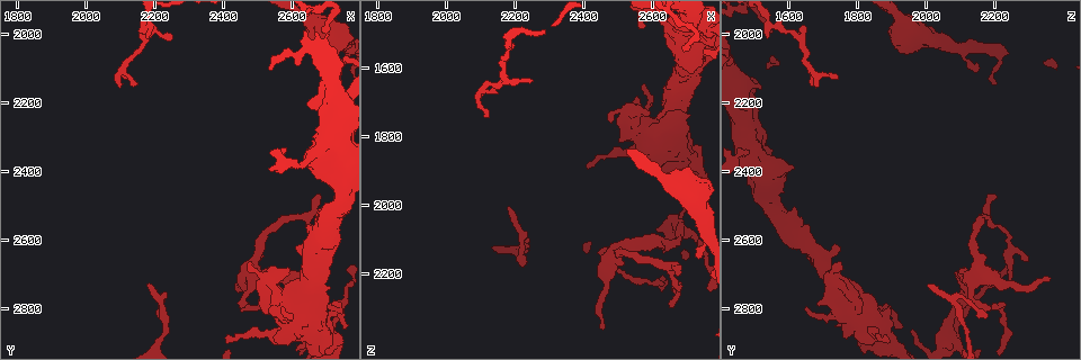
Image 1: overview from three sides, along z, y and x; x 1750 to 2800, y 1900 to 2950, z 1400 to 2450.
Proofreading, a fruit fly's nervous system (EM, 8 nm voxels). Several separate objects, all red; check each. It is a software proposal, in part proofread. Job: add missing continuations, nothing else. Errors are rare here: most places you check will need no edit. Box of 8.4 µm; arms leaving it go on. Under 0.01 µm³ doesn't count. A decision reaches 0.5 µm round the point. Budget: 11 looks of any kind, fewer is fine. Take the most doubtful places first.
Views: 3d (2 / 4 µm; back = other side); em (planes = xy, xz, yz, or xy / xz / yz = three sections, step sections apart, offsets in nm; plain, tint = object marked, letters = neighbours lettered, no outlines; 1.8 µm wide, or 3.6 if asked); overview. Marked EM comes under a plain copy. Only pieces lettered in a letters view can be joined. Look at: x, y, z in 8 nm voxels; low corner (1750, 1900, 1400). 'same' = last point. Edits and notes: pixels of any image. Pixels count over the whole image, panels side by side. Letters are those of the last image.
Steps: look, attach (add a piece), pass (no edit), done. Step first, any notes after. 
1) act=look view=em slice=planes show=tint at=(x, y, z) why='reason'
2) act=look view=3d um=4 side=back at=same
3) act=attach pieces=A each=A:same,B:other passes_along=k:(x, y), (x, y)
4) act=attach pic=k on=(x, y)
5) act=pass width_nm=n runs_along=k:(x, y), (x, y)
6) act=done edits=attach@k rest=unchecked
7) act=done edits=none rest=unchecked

act=look view=em slice=xy step=16 show=tint at=(2220, 2800, 2090) why='thin neck'

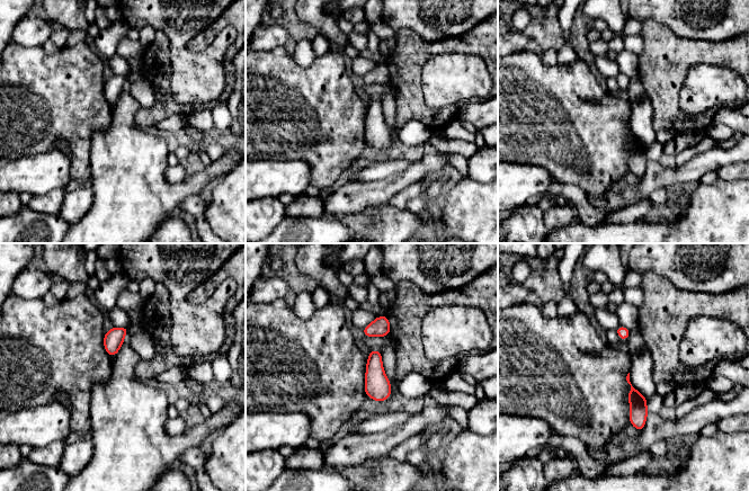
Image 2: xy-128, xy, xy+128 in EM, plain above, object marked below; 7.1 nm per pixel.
act=look view=em slice=planes show=letters at=same

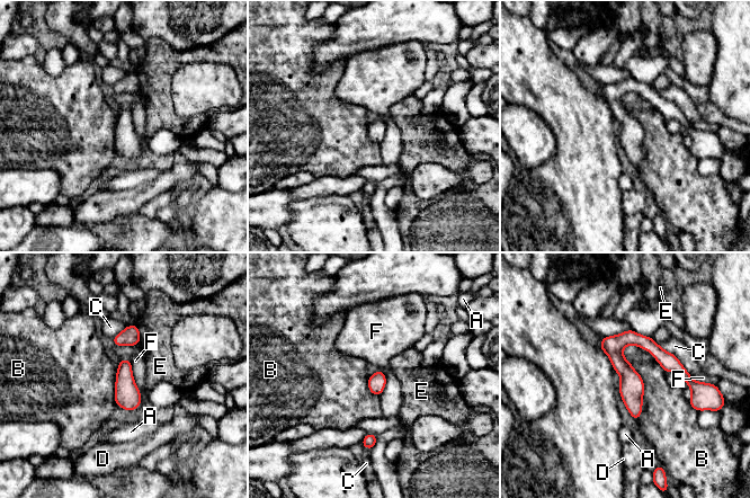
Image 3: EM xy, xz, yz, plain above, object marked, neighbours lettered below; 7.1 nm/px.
act=pass width_nm=130 each=A:other,B:other,C:other,D:other,E:other,F:other border=3:(628, 361), (643, 383), (636, 420) found='no lettered piece goes on from it'

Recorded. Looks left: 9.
act=look view=em slice=planes show=letters at=(2720, 2800, 1880) why='abrupt turn'

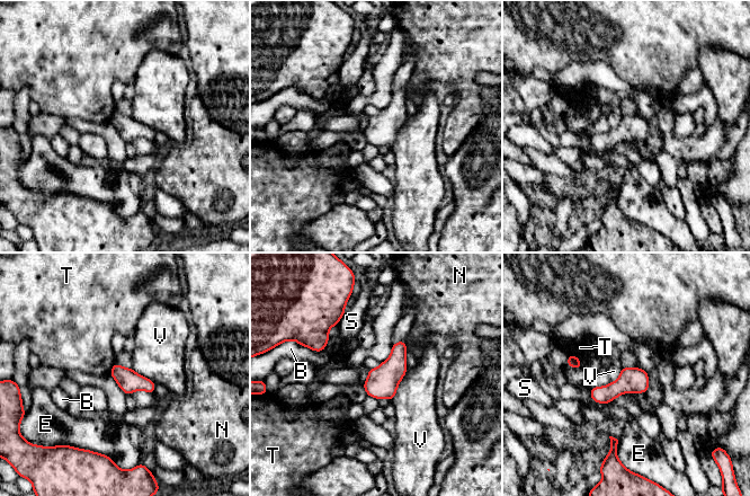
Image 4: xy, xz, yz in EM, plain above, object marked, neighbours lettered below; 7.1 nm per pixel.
act=pass width_nm=160 longest_contact=V:260nm each=B:other,E:other,N:other,S:other,T:other,V:other found='none of them fits'

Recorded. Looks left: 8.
act=look view=em slice=xz step=4 show=tint at=(2475, 2685, 2160) why='calibre changes'

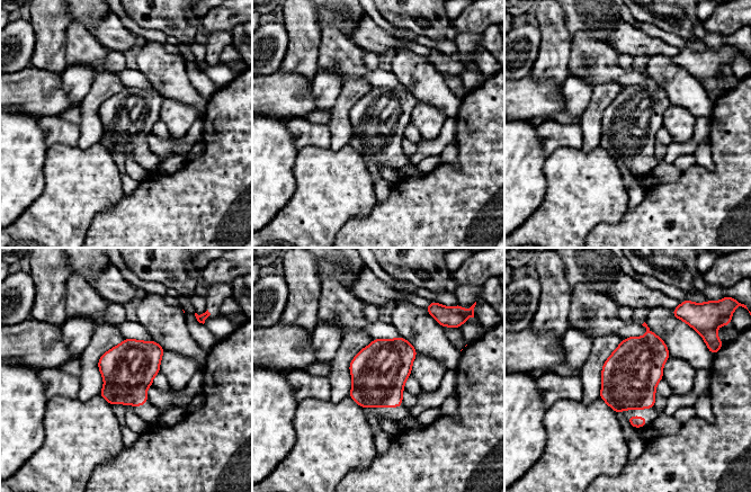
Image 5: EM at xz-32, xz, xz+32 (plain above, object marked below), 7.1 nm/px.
act=look view=em slice=planes show=tint at=same

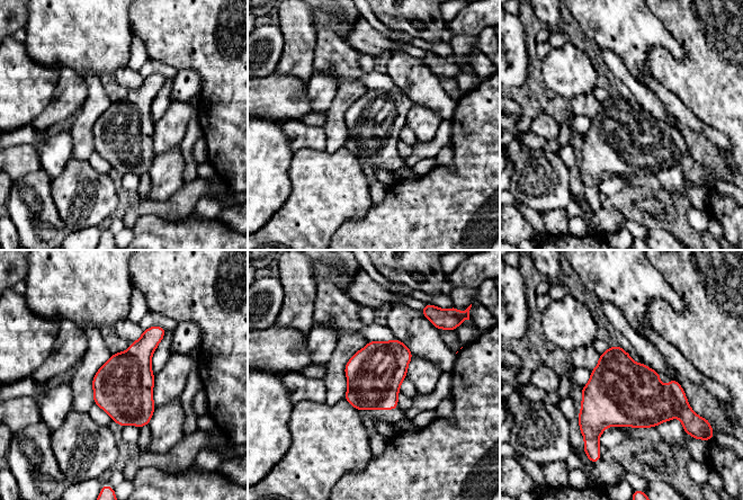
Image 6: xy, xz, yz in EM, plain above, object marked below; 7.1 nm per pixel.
act=look view=em slice=planes show=letters at=same why='see the neighbours'

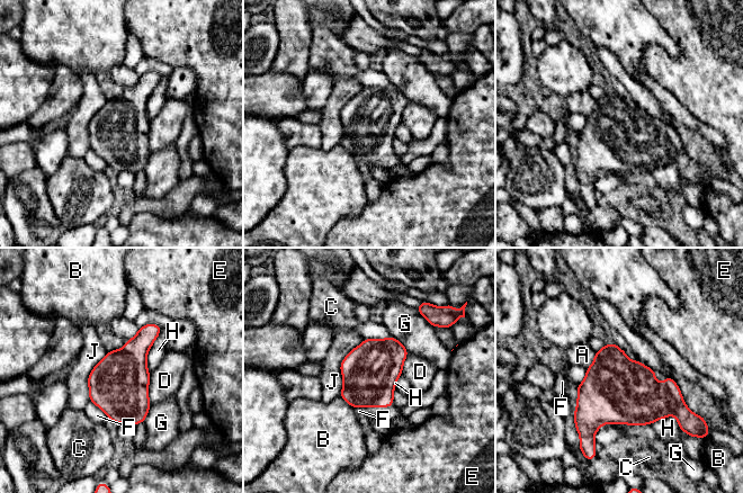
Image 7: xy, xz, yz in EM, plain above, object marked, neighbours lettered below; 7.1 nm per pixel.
act=pass each=A:other,B:other,C:other,D:other,E:other,F:other,G:other,H:other,J:other border=7:(365, 339), (340, 365), (339, 395) found='no lettered piece goes on from it'

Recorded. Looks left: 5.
act=look view=em slice=xz step=4 show=letters at=(2685, 1995, 1550) why='branch stops here'

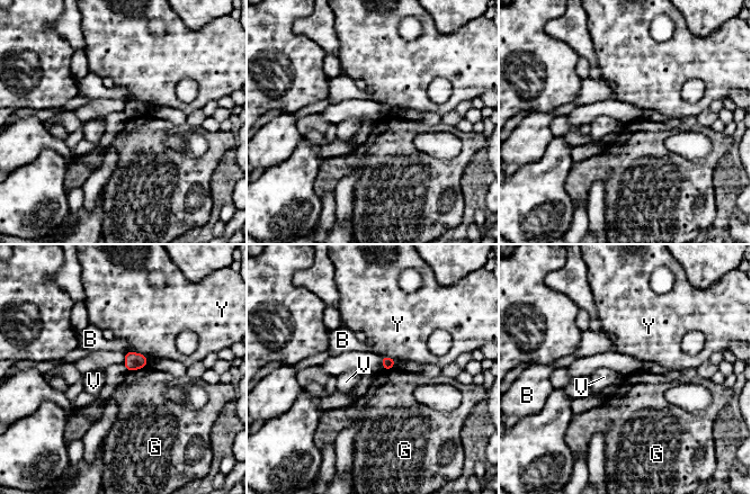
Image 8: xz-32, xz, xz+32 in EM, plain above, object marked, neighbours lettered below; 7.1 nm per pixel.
act=pass each=B:other,G:other,V:other,Y:other border=8:(144, 366), (127, 371) found='no lettered piece goes on from it'

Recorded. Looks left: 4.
act=done edits=none rest=unchecked

